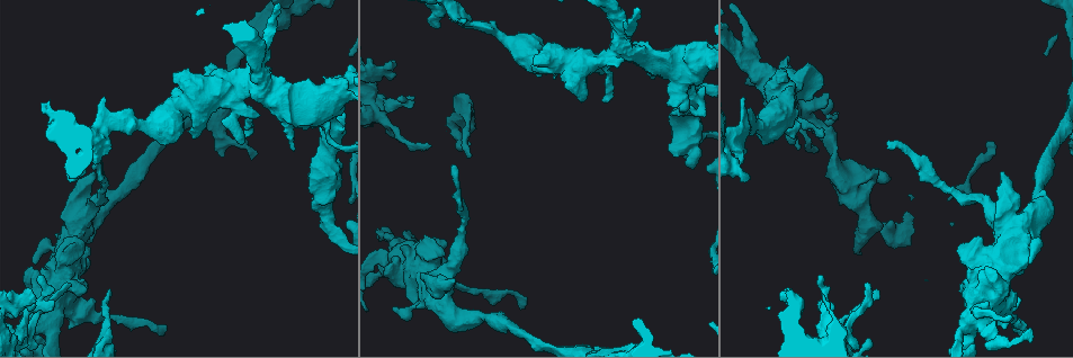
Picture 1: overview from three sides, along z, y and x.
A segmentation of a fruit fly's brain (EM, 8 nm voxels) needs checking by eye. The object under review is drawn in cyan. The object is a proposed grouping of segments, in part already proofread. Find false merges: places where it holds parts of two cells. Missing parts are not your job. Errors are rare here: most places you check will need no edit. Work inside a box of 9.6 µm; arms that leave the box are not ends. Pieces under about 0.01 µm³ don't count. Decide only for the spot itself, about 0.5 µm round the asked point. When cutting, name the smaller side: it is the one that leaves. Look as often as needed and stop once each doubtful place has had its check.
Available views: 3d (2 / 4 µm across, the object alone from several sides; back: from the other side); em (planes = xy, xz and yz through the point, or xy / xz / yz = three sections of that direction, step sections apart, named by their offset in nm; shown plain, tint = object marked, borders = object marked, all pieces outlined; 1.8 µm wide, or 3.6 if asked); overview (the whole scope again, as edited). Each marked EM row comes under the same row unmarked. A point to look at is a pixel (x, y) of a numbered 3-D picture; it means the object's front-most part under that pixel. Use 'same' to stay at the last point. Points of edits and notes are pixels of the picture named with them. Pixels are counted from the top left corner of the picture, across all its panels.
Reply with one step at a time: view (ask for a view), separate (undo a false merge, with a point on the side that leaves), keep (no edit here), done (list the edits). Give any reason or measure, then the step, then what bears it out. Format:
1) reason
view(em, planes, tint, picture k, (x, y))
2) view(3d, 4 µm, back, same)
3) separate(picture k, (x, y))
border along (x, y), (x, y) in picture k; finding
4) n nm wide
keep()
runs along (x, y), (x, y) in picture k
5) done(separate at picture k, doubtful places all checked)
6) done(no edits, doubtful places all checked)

sudden change in width
view(em, planes, tint, picture 1, (467, 117))

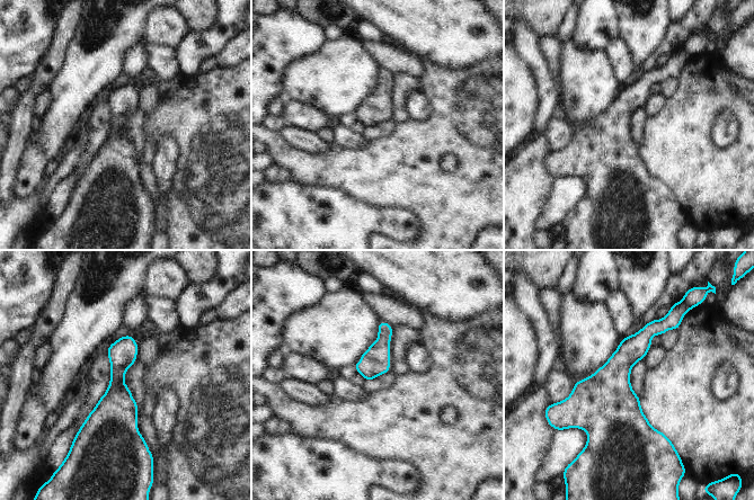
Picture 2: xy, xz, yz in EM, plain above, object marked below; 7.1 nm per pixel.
keep()
continuous, no second cell

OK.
sharp bend
view(em, 3.6 µm, planes, tint, picture 1, (970, 325))

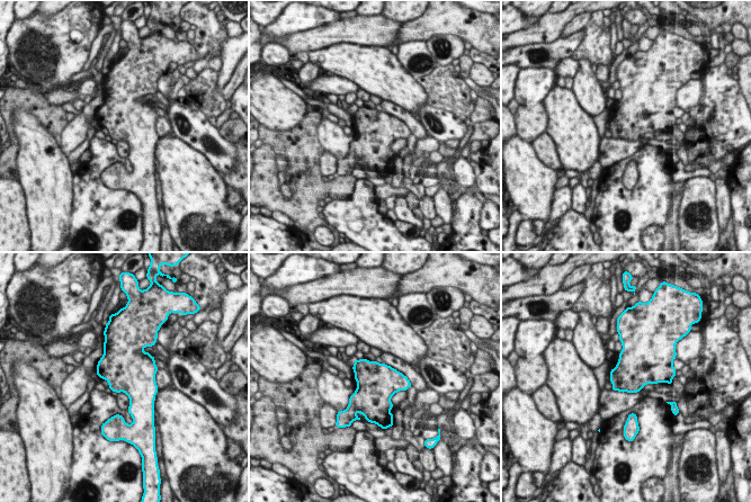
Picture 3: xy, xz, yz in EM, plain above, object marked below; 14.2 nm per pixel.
keep()
one cell here

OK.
abrupt turn
view(em, 3.6 µm, xz, step 8, tint, picture 1, (374, 113))

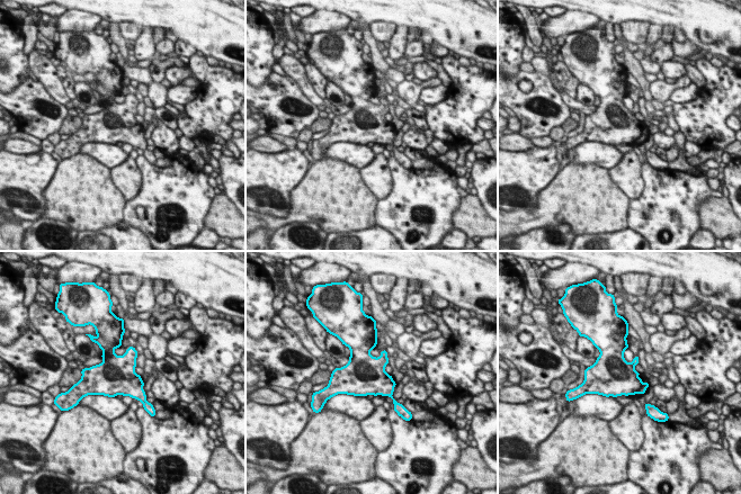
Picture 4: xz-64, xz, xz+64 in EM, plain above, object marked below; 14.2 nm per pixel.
another direction
view(em, 3.6 µm, planes, tint, same)

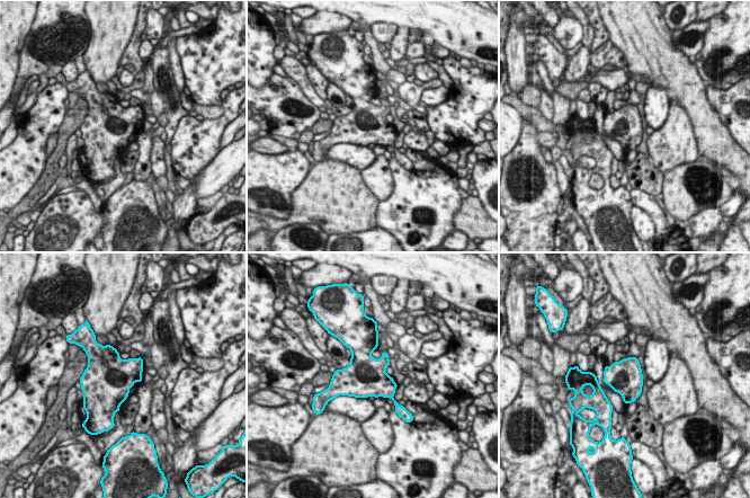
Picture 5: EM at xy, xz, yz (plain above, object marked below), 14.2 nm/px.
keep()
all the same cell

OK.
sharp bend
view(em, 3.6 µm, xy, step 4, tint, picture 1, (681, 76))

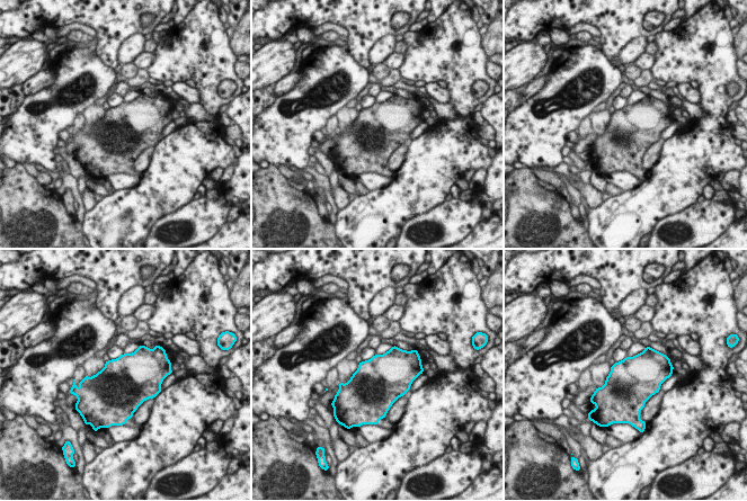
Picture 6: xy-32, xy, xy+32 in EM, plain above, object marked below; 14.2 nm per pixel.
cut it another way
view(em, 3.6 µm, xz, step 8, borders, same)

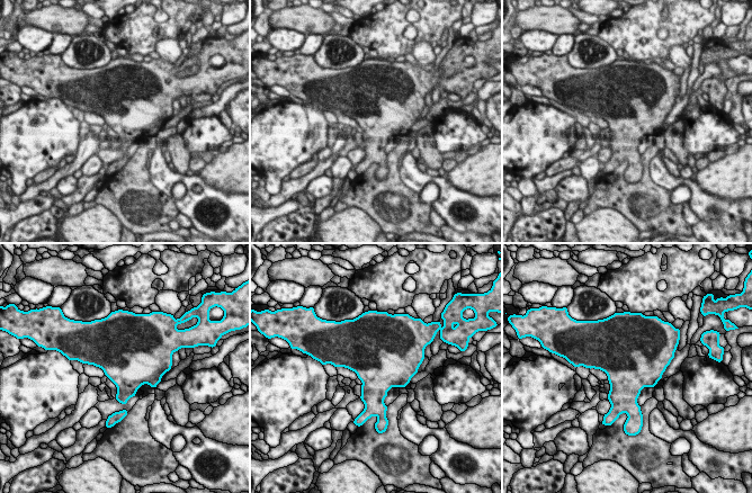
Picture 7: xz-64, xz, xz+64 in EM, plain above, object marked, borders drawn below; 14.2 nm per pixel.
750 nm wide
keep()
one cell here

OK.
done(no edits, doubtful places all checked)

